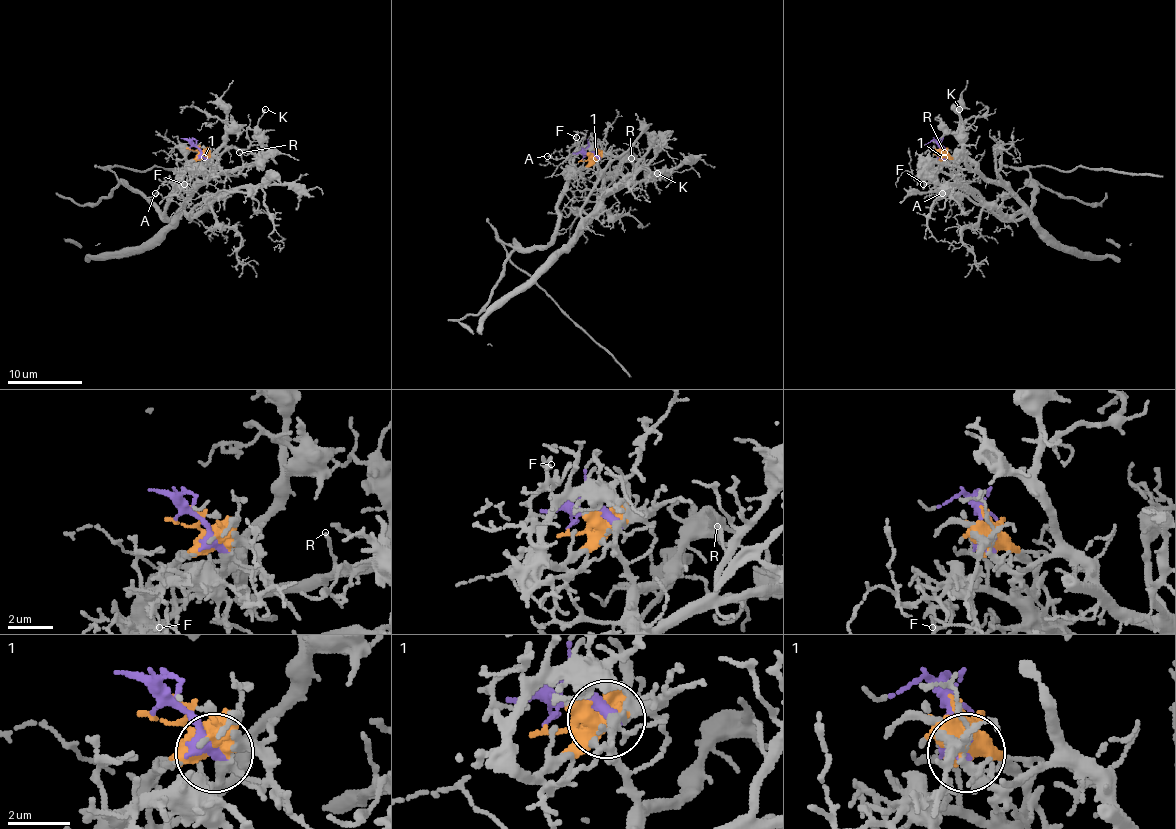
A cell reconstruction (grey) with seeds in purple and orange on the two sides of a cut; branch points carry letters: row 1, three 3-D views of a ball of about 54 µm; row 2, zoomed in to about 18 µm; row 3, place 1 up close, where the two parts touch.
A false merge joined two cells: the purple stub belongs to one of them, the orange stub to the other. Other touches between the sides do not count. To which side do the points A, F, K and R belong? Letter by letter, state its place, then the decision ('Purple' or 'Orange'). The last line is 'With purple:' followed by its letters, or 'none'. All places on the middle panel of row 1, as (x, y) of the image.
A: Place: (547, 156). Orange
F: Place: (576, 137). Orange
K: Place: (657, 173). Purple
R: Place: (631, 158). Purple
With purple: K, R

